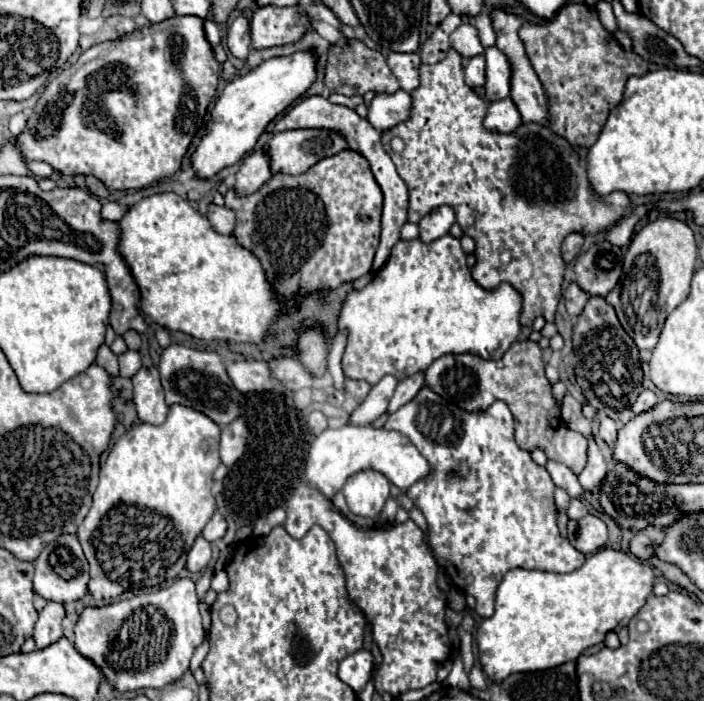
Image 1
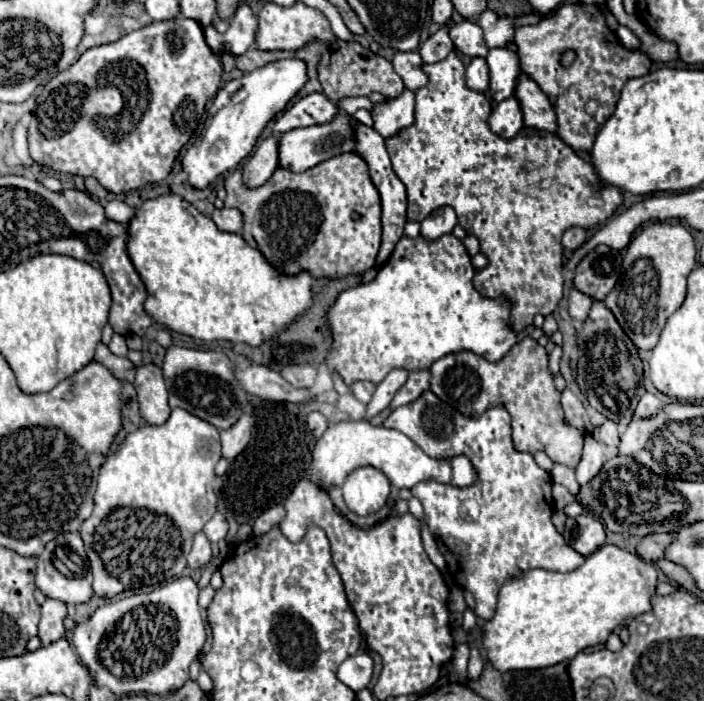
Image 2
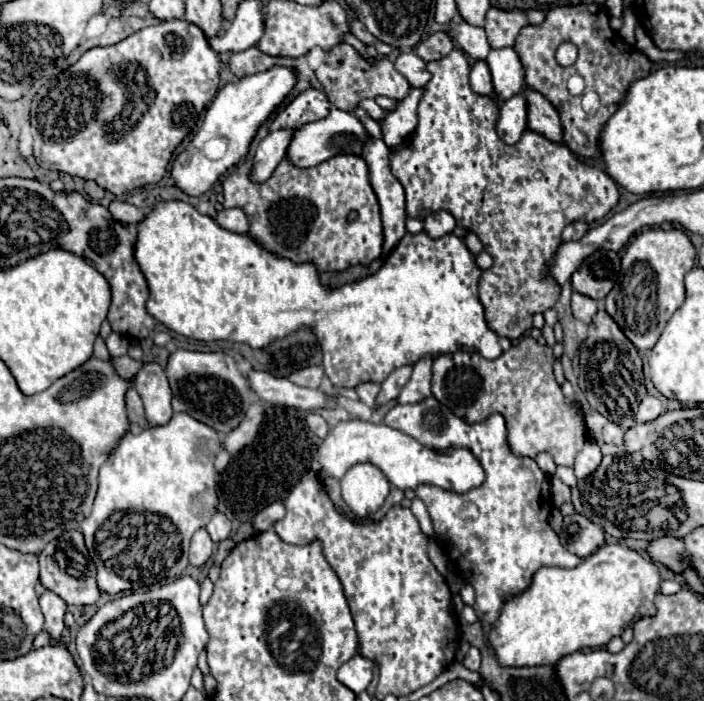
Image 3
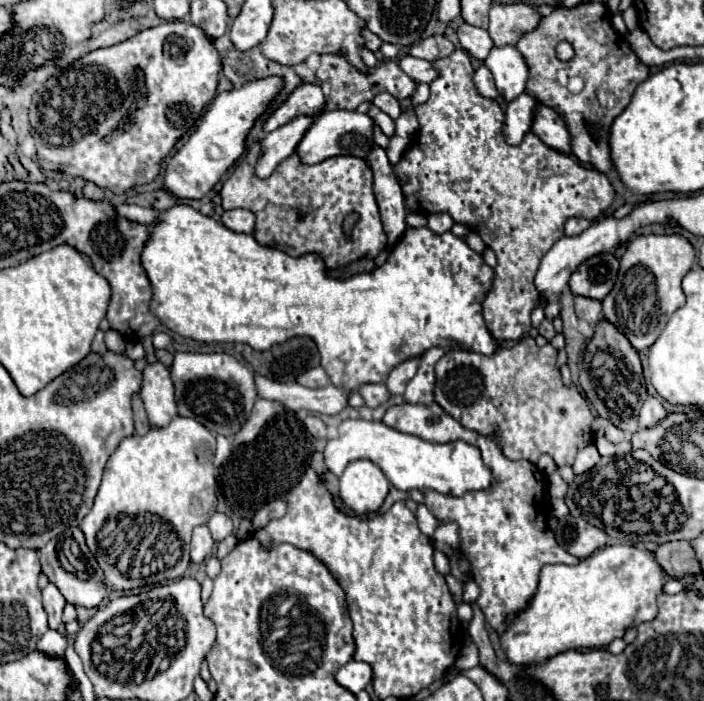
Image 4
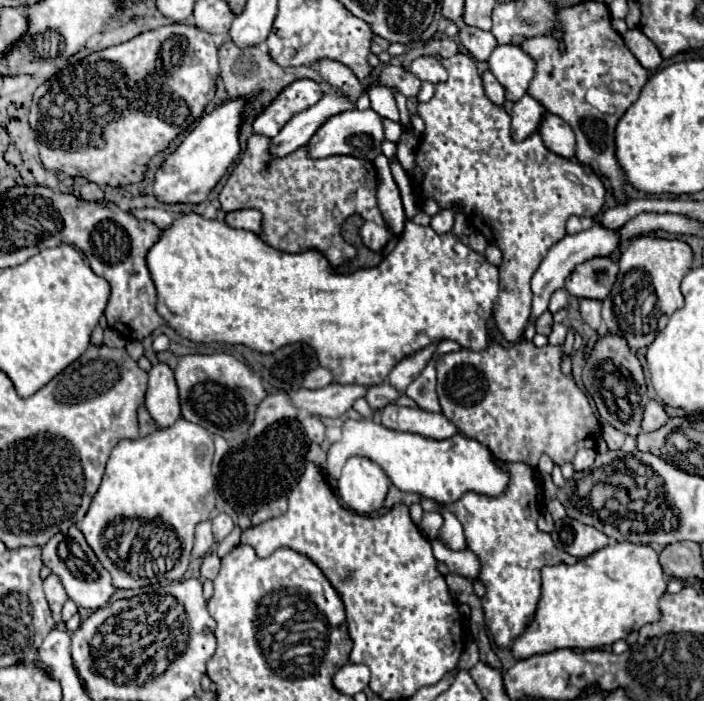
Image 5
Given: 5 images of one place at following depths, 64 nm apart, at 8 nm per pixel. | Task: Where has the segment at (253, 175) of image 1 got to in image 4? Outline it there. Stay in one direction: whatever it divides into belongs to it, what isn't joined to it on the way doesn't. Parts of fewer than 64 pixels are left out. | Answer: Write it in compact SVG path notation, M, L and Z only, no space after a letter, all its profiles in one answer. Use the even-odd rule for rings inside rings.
M300 116L278 128L276 132L266 134L260 142L262 148L256 164L256 176L268 178L274 172L274 168L296 150L296 144L302 140L310 124L312 124L312 116Z

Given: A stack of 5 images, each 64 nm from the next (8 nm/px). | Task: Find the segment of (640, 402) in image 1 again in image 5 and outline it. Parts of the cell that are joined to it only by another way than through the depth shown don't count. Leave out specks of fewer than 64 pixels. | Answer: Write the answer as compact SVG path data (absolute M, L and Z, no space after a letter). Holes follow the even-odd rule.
M650 400L650 402L646 404L646 408L644 408L642 430L644 430L644 432L652 432L652 430L664 426L666 422L668 422L668 414L666 414L666 410L662 408L662 404L656 402L656 400Z

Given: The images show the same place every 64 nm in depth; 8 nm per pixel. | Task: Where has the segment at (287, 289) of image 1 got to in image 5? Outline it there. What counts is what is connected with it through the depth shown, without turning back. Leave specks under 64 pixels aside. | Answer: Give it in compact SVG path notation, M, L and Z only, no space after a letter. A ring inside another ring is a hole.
M254 134L248 140L238 166L234 166L220 192L220 204L224 212L240 208L258 210L262 214L262 232L258 236L268 246L290 254L318 250L326 256L330 266L336 268L352 260L358 252L342 238L342 224L346 218L356 214L364 220L358 228L358 236L372 252L380 252L390 240L390 232L376 204L376 186L378 180L372 162L364 162L354 156L328 156L322 160L310 160L304 148L298 148L284 158L272 158L270 138Z

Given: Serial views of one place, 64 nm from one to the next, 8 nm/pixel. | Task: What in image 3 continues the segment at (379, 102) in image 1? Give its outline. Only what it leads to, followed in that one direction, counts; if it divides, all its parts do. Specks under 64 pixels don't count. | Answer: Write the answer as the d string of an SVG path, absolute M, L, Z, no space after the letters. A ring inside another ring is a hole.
M410 88L408 96L400 102L396 102L394 110L388 110L386 116L380 120L382 138L386 146L400 148L408 136L412 136L418 118L416 118L416 106L422 98L422 88Z

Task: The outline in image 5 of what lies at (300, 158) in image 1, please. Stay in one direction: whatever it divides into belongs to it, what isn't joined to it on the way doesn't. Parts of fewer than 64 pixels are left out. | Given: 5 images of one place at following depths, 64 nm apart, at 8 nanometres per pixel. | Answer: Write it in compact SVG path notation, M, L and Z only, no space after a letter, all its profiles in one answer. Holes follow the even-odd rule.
M354 108L354 110L344 110L336 116L330 116L314 132L314 136L308 140L306 150L308 150L308 156L314 158L314 160L336 156L336 154L348 154L348 156L362 158L362 160L374 160L380 154L380 142L382 140L384 140L382 118L372 108L368 108L364 112Z

